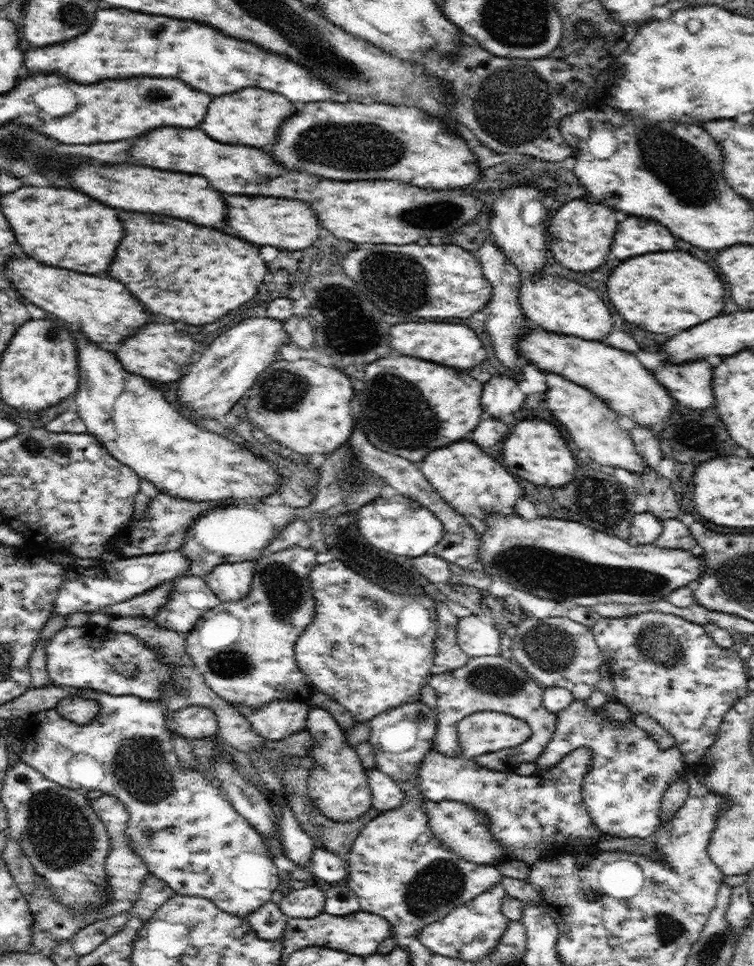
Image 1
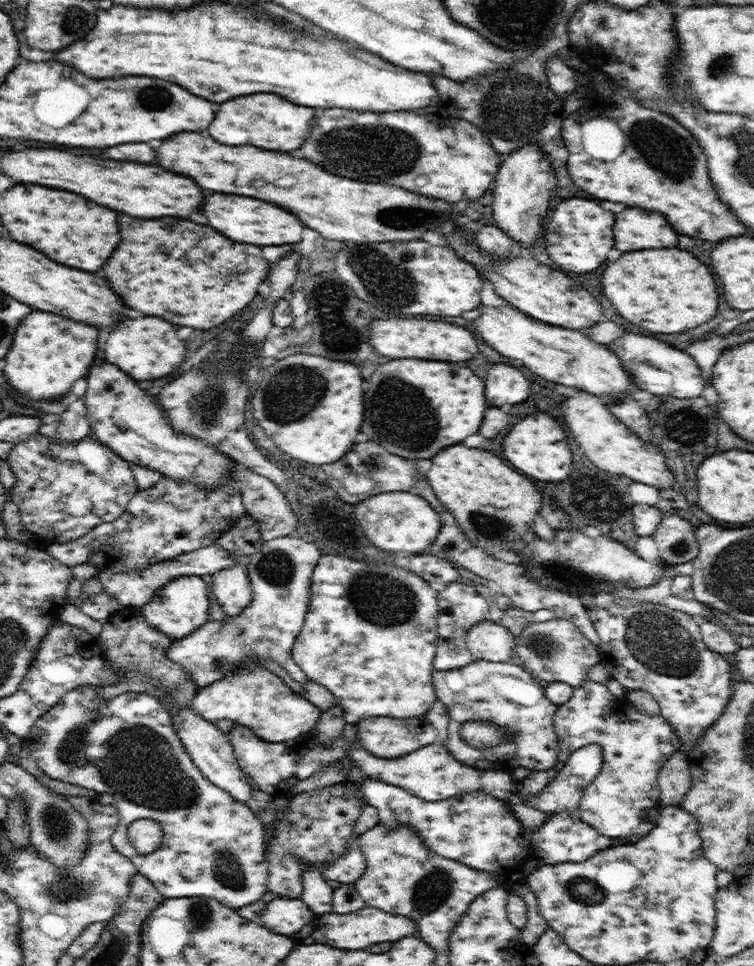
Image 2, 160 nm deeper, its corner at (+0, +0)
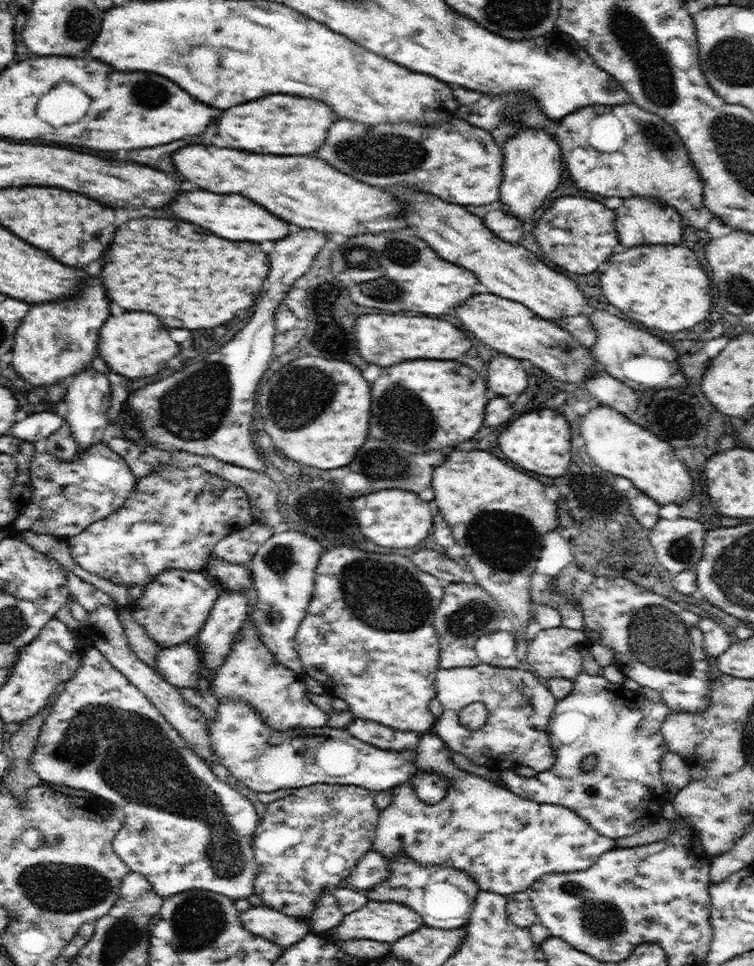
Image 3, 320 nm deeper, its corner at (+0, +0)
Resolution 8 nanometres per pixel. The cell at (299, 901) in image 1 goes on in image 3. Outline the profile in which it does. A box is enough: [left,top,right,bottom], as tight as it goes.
[241,904,312,947]

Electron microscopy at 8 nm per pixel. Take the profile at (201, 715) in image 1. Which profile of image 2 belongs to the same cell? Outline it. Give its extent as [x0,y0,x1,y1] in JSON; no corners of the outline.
[190,664,321,743]

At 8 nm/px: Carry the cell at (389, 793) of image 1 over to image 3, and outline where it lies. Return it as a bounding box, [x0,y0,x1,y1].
[373,731,615,896]

